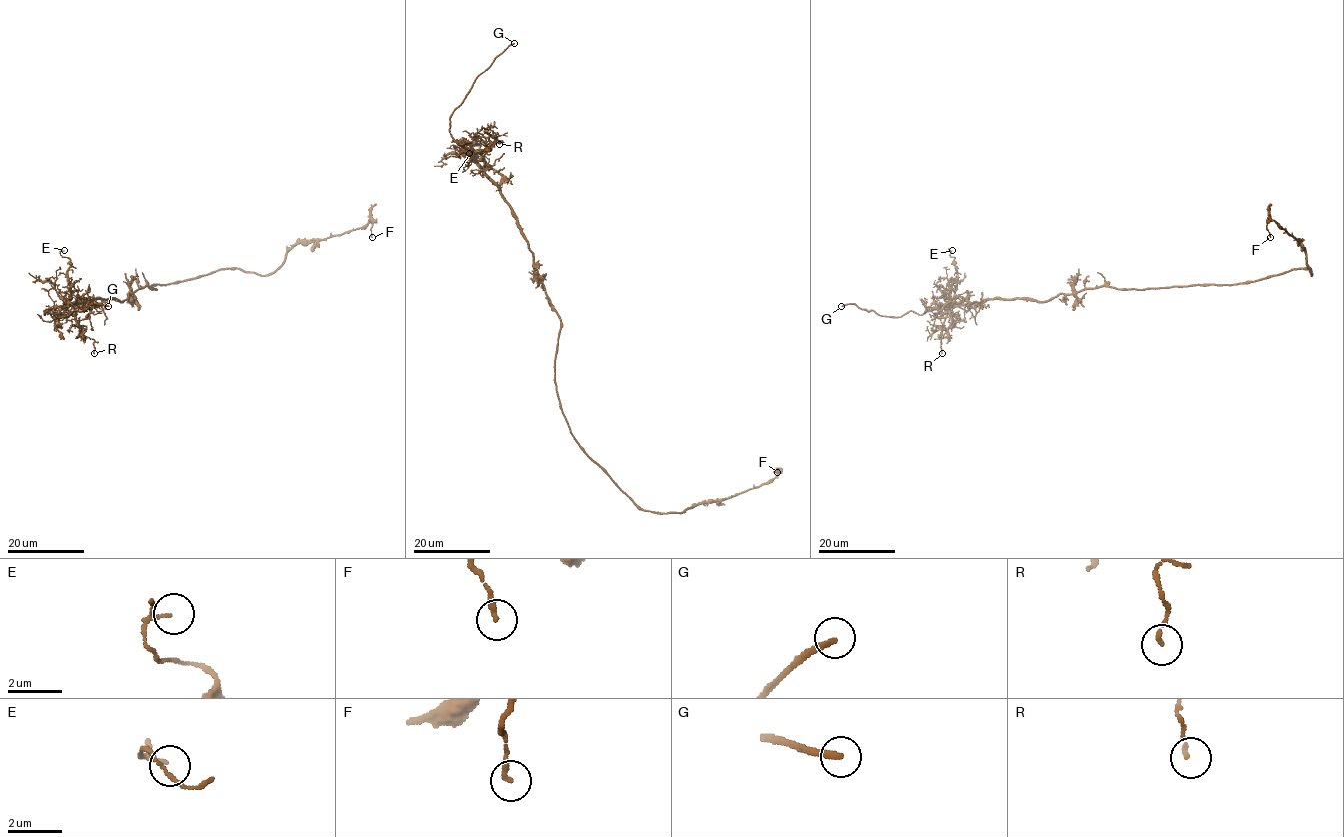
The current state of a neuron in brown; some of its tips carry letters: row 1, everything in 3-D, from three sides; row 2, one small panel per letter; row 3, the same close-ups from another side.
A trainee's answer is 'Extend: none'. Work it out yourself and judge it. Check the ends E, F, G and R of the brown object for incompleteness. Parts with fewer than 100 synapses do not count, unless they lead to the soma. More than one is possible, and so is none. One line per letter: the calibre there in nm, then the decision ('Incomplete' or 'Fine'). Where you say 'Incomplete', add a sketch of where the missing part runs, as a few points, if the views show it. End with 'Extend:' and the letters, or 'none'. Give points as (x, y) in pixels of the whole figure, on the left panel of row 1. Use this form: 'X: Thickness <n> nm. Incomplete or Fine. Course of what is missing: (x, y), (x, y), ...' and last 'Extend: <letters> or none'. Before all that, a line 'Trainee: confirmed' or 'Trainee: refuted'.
Trainee: refuted
E: Thickness 80 nm. Fine
F: Thickness 190 nm. Fine
G: Thickness 240 nm. Incomplete. Course of what is missing: (108, 306), (129, 309), (170, 272), (179, 275), (181, 255)
R: Thickness 140 nm. Fine
Extend: G

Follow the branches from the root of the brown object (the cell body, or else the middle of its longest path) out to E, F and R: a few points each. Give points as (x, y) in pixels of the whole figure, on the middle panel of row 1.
E: (556, 348), (560, 317), (528, 241), (475, 150), (474, 158), (469, 153)
F: (556, 348), (555, 388), (570, 432), (641, 508), (681, 513), (767, 484), (777, 472)
R: (556, 348), (560, 317), (534, 269), (528, 241), (500, 188), (473, 157), (473, 150), (481, 152), (499, 144)

